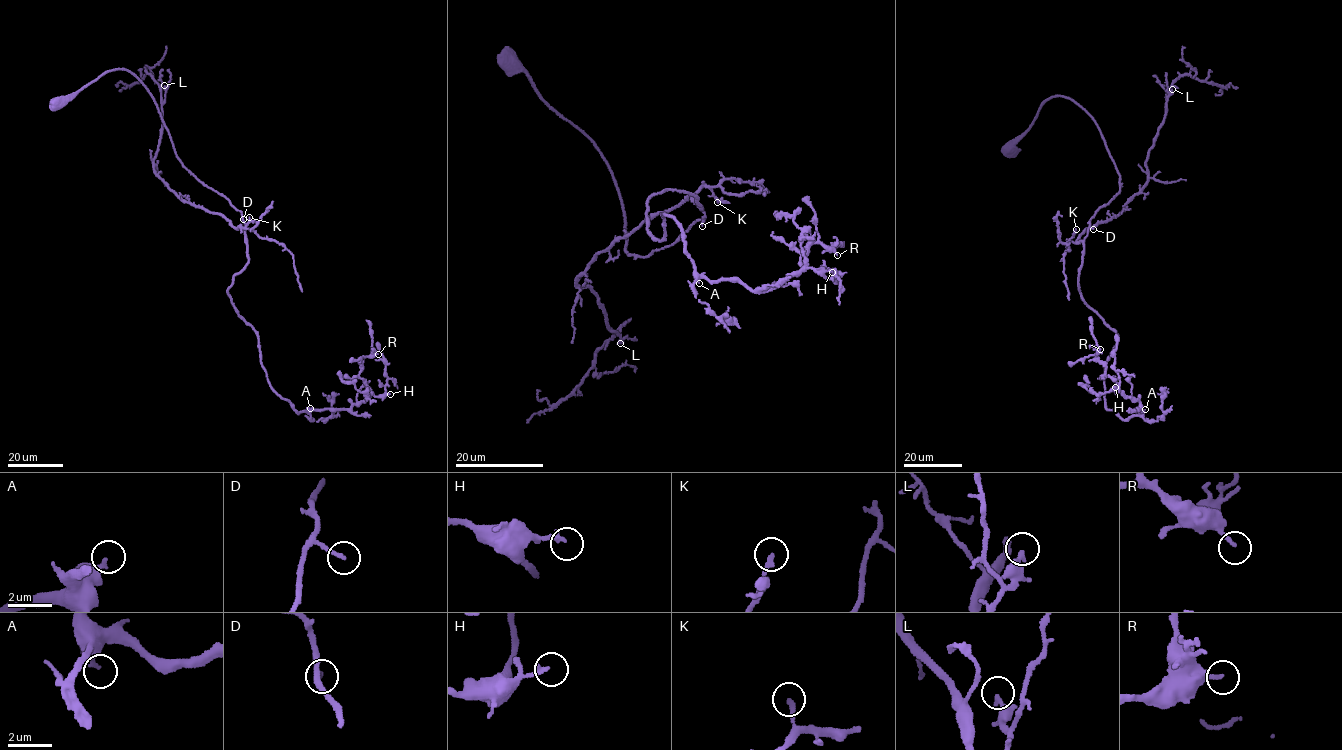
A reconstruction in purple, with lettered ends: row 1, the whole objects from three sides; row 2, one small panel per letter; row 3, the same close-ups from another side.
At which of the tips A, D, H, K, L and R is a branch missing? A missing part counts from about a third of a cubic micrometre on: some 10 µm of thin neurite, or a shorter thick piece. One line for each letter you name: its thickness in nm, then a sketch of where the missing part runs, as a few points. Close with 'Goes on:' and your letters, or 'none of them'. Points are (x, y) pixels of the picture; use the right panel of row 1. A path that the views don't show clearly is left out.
Goes on: none of them

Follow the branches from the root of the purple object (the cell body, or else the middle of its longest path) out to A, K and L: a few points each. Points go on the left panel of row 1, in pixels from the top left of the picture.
A: (57, 104), (114, 69), (142, 83), (182, 164), (241, 213), (248, 263), (229, 297), (270, 387), (310, 408)
K: (57, 104), (106, 72), (128, 70), (154, 100), (182, 164), (241, 213), (245, 225), (237, 229), (249, 217)
L: (57, 104), (128, 70), (177, 158), (241, 213), (242, 228), (183, 202), (155, 173), (164, 85)

